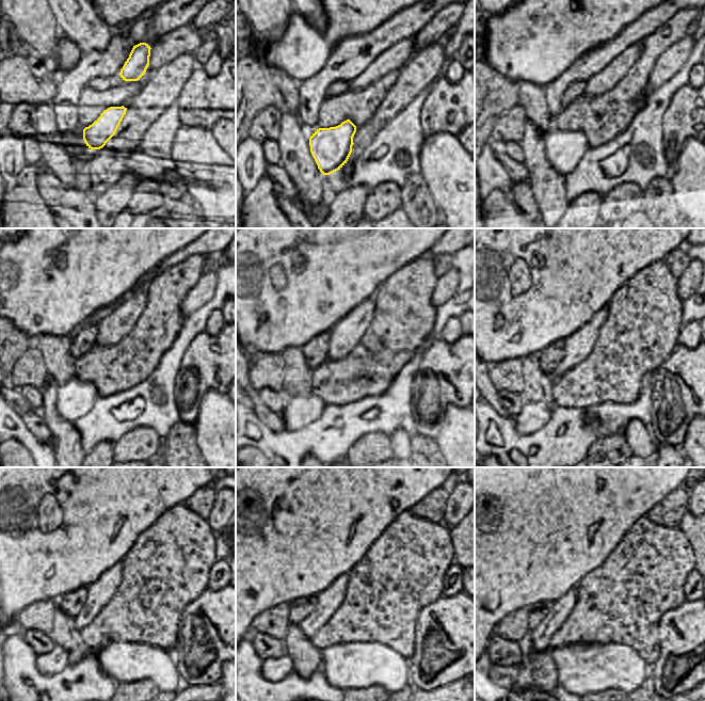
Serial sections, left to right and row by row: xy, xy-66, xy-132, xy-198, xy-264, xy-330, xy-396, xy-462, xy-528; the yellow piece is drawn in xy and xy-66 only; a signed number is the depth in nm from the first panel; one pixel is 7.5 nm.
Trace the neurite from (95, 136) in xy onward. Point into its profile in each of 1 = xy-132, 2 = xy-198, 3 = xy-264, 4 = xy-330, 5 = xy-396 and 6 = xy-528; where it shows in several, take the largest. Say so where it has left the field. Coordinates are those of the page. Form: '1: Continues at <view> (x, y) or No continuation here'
1: Continues at xy-132 (565, 150)
2: Continues at xy-198 (77, 399)
3: Continues at xy-264 (302, 411)
4: Continues at xy-330 (534, 416)
5: Continues at xy-396 (52, 663)
6: Continues at xy-528 (507, 675).

